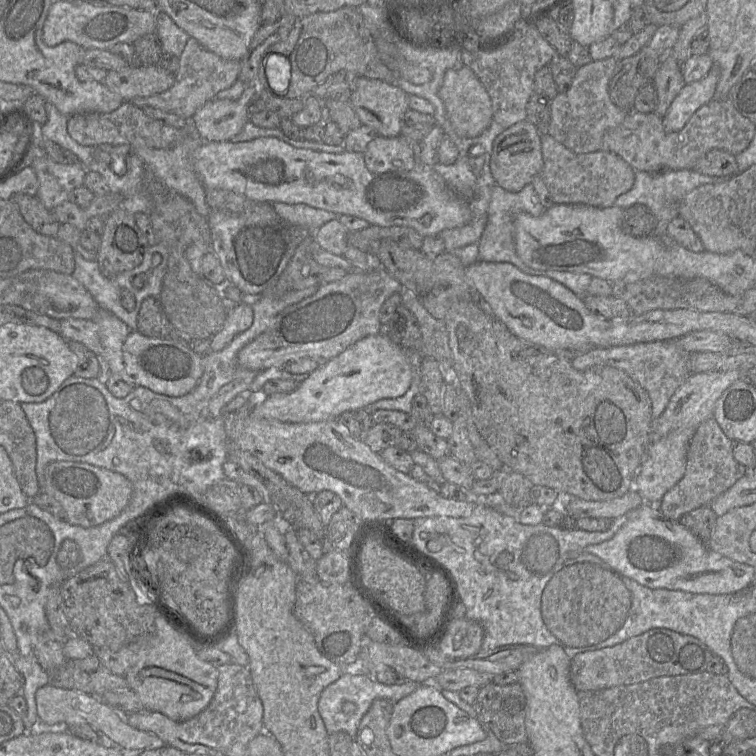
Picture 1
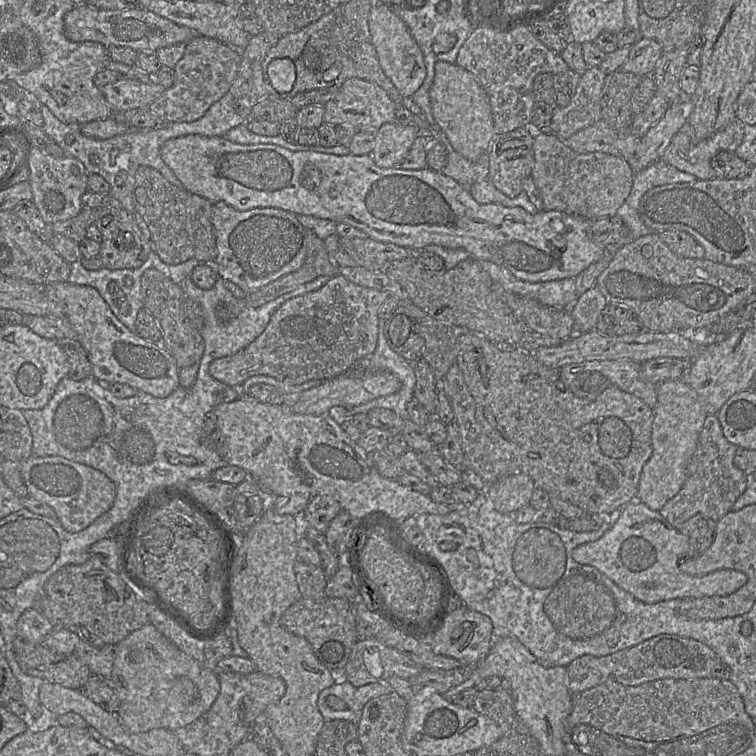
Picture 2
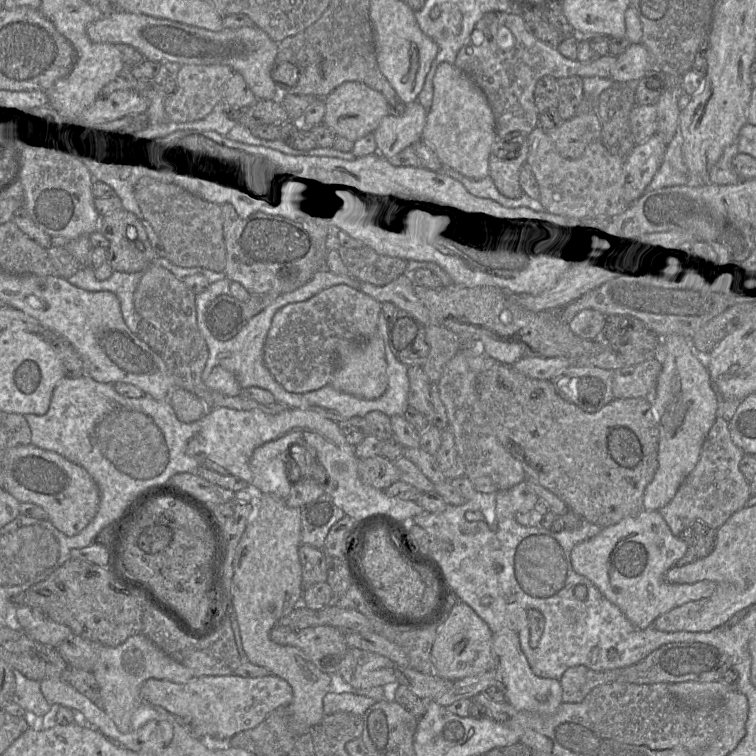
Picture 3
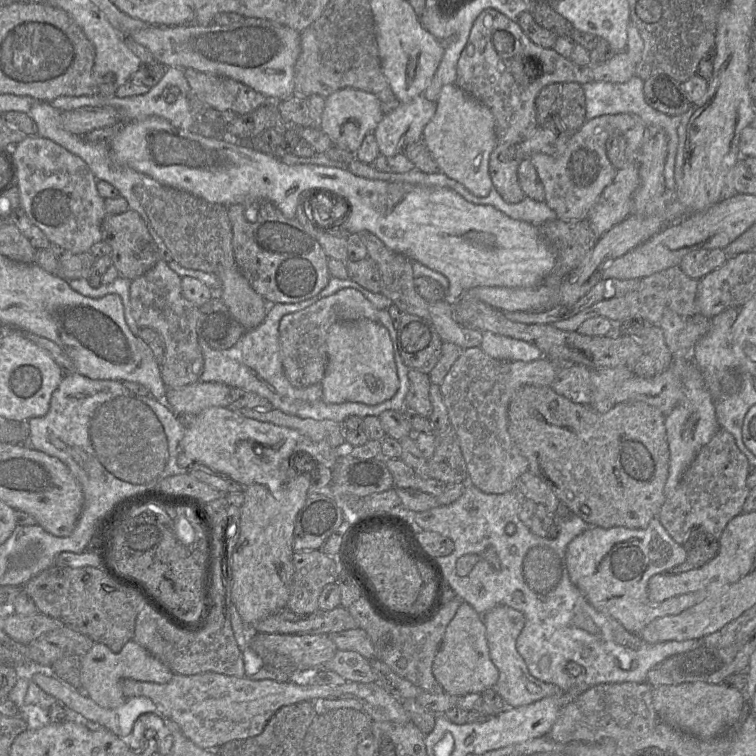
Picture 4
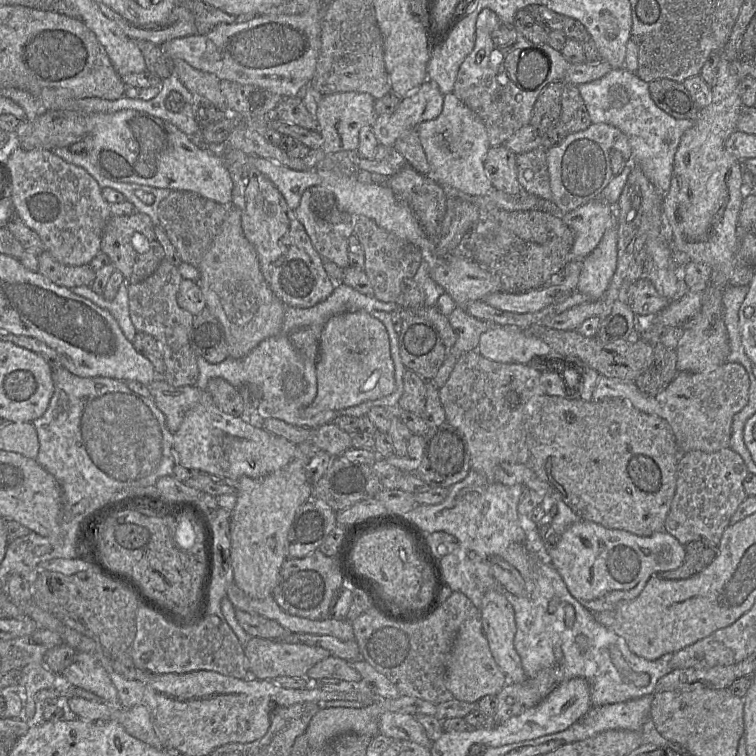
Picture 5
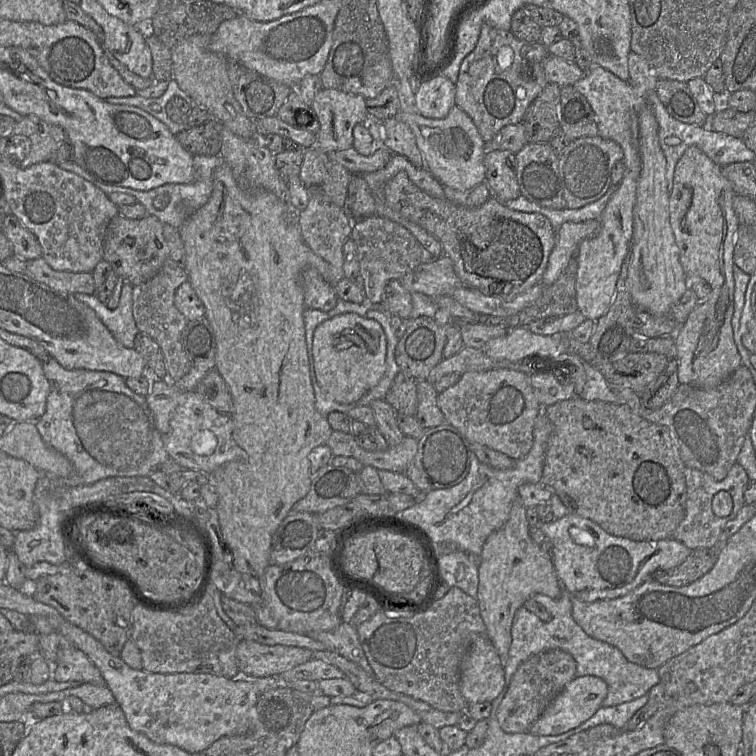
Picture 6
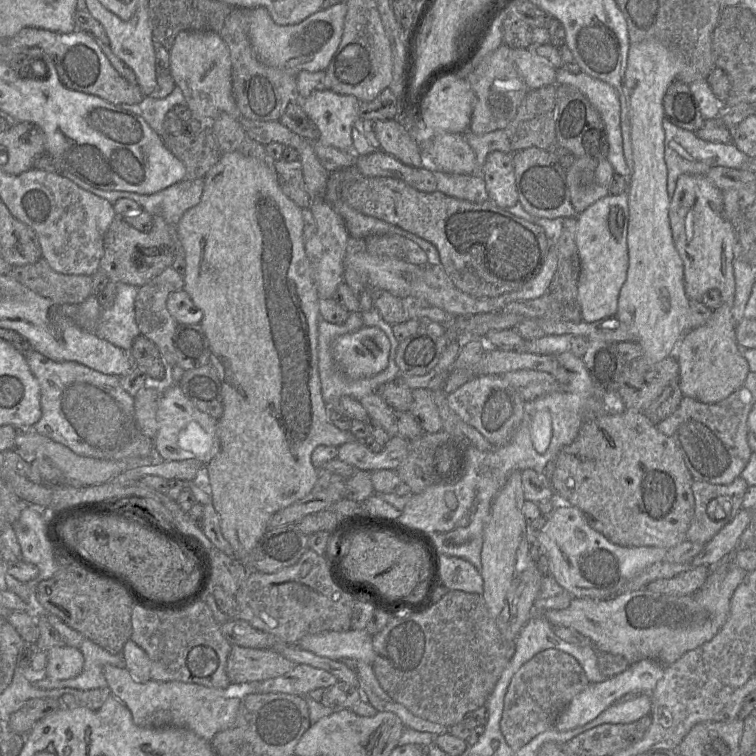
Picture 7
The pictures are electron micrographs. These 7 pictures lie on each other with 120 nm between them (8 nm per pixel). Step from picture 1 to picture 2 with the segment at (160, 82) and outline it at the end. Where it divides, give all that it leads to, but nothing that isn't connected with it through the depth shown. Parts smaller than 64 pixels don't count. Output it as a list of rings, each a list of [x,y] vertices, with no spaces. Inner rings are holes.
[[[125,77],[100,89],[114,114],[134,108],[147,108],[166,90],[157,83],[143,83]]]

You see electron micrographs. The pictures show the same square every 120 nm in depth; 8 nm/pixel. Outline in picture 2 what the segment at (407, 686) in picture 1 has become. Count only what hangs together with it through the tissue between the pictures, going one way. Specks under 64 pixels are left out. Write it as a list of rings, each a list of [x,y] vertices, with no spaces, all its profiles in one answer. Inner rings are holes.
[[[349,681],[341,684],[334,683],[320,692],[317,707],[324,721],[345,720],[358,725],[363,707],[370,699],[393,691],[393,688],[384,682],[370,683],[360,687],[353,686]],[[331,695],[342,699],[347,704],[347,709],[334,711],[329,708],[326,704],[326,698]]]

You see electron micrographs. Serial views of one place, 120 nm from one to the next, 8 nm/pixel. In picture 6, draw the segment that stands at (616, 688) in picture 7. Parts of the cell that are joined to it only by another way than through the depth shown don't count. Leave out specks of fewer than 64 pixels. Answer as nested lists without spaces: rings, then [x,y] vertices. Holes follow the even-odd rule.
[[[591,675],[576,677],[553,699],[531,726],[529,733],[544,736],[559,735],[578,727],[602,706],[607,692],[607,683],[599,677]]]

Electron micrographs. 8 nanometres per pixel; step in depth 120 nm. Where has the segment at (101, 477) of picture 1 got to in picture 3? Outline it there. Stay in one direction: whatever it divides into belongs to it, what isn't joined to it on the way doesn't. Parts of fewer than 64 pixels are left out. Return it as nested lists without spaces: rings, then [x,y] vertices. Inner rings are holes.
[[[32,444],[9,448],[1,457],[3,488],[20,503],[34,503],[48,513],[48,520],[69,537],[79,534],[95,517],[100,492],[91,475],[56,452]]]

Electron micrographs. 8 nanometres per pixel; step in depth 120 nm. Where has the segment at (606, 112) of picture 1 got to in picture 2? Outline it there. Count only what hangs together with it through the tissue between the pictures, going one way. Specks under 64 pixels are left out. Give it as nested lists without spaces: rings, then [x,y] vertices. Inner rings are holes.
[[[598,66],[581,74],[575,94],[565,107],[554,106],[550,132],[562,141],[602,119],[601,97],[605,74]]]

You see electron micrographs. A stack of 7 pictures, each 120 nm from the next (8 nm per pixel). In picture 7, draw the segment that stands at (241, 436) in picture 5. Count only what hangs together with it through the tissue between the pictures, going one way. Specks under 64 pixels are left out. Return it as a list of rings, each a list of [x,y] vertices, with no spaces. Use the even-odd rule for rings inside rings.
[[[178,385],[162,392],[157,422],[158,430],[153,439],[154,453],[162,460],[197,460],[206,466],[220,449],[217,420],[200,411]]]

